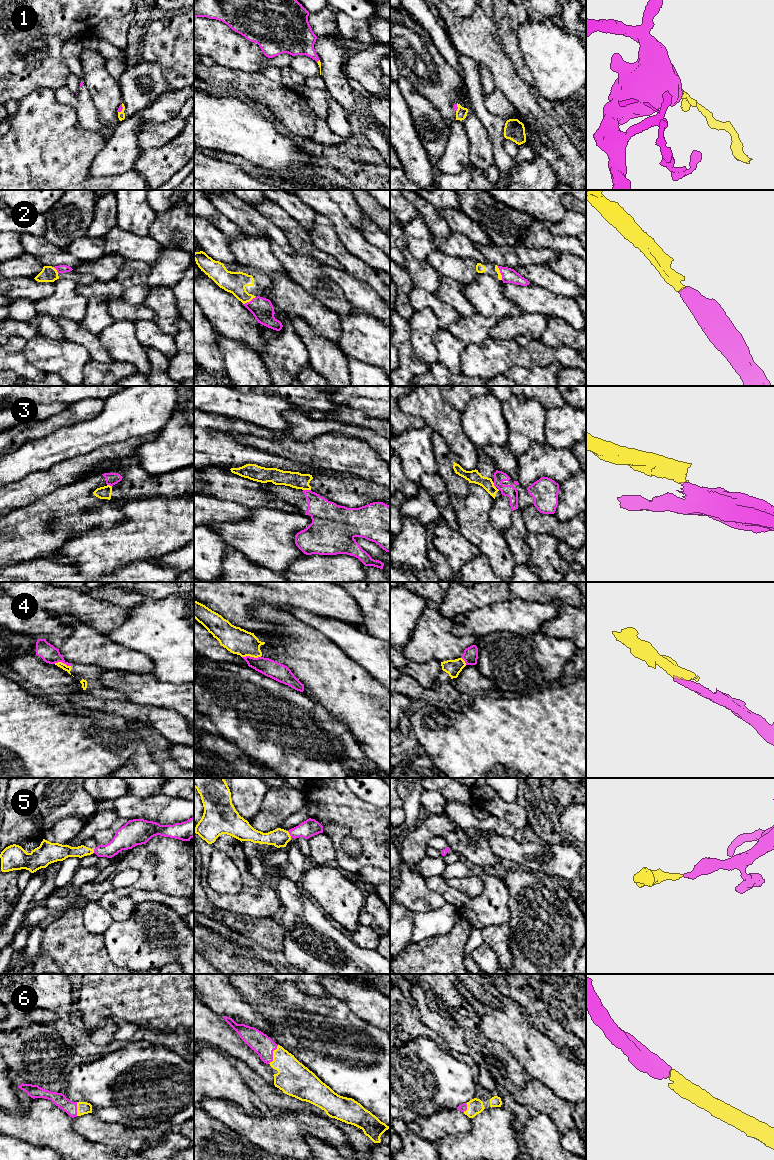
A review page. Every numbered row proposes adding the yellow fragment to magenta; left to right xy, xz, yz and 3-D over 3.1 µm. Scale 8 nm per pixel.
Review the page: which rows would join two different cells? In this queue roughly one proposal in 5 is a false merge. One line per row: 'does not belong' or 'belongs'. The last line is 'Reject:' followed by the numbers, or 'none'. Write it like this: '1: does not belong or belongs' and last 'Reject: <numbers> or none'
1: belongs
2: belongs
3: does not belong
4: belongs
5: belongs
6: belongs
Reject: 3

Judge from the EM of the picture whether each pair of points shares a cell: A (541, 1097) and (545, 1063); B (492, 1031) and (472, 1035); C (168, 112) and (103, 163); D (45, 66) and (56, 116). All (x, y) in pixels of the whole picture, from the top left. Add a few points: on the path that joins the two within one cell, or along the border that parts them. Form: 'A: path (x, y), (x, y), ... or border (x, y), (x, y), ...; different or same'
A: border (527, 1076), (540, 1081), (561, 1098); different
B: border (481, 1033), (485, 1037), (503, 1044); different
C: path (150, 114), (144, 115), (125, 134), (121, 145); same
D: border (54, 90), (35, 88), (27, 95); different

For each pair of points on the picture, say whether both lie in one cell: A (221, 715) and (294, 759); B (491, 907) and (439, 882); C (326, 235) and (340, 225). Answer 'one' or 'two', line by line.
A: one
B: one
C: two

